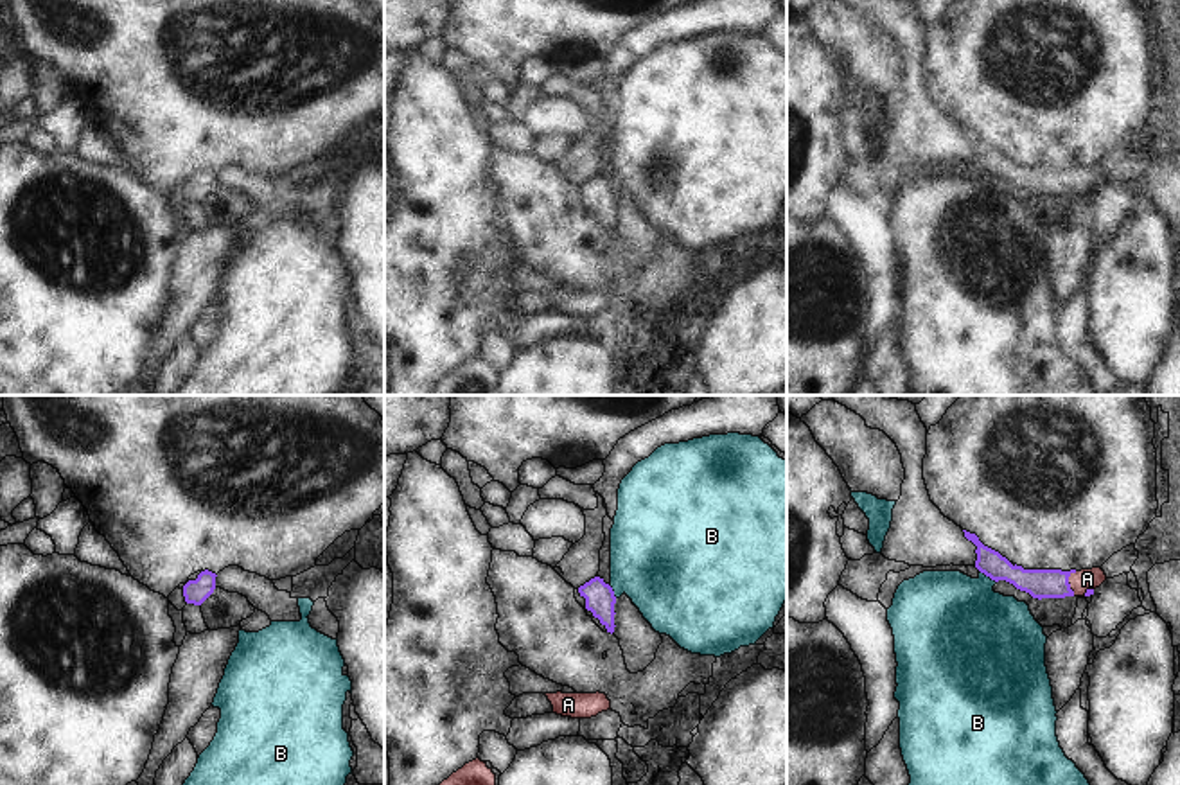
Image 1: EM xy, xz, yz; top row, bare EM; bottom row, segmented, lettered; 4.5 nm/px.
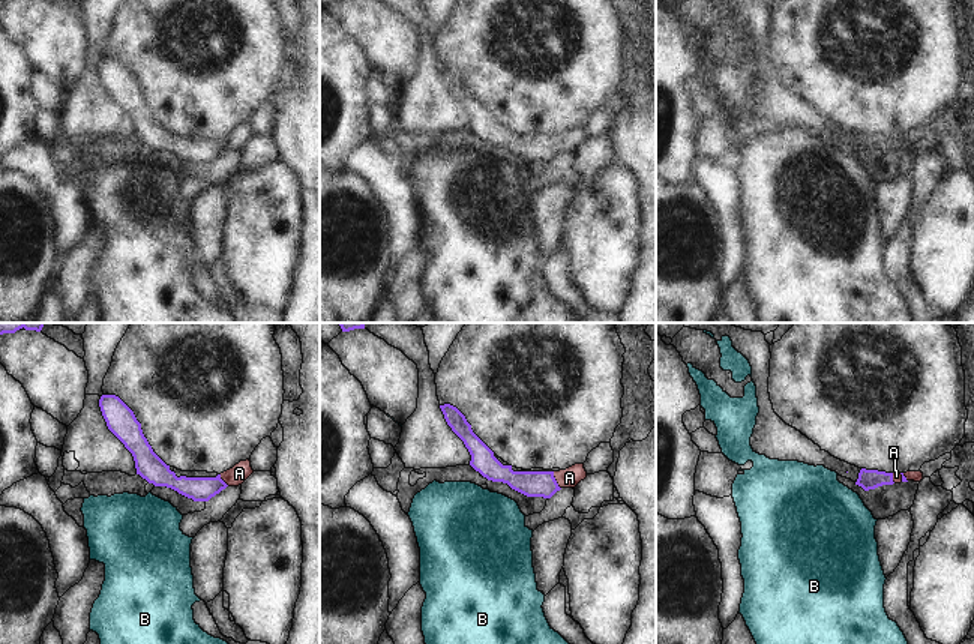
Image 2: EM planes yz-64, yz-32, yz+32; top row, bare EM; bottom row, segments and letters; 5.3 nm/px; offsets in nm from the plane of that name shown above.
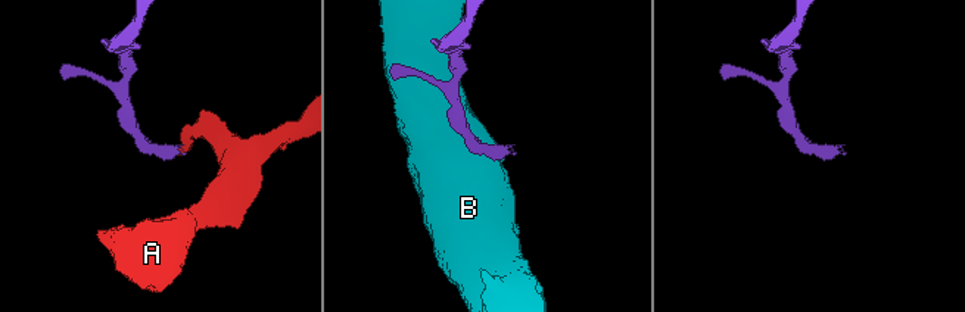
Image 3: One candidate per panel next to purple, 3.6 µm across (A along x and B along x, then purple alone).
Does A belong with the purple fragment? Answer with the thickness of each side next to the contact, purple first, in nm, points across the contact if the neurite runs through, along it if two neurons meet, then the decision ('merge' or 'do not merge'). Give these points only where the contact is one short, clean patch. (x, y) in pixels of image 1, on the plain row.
calibres 130 and 100 nm; way yz (1040, 182), (1069, 182), (1087, 176); merge

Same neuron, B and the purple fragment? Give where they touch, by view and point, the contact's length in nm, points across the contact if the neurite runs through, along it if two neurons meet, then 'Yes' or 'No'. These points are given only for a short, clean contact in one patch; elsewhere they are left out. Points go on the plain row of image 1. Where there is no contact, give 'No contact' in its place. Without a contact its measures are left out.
Touches purple at yz (988, 173). Shared border 100 nm. Boundary: yz (979, 167), (995, 180). No

